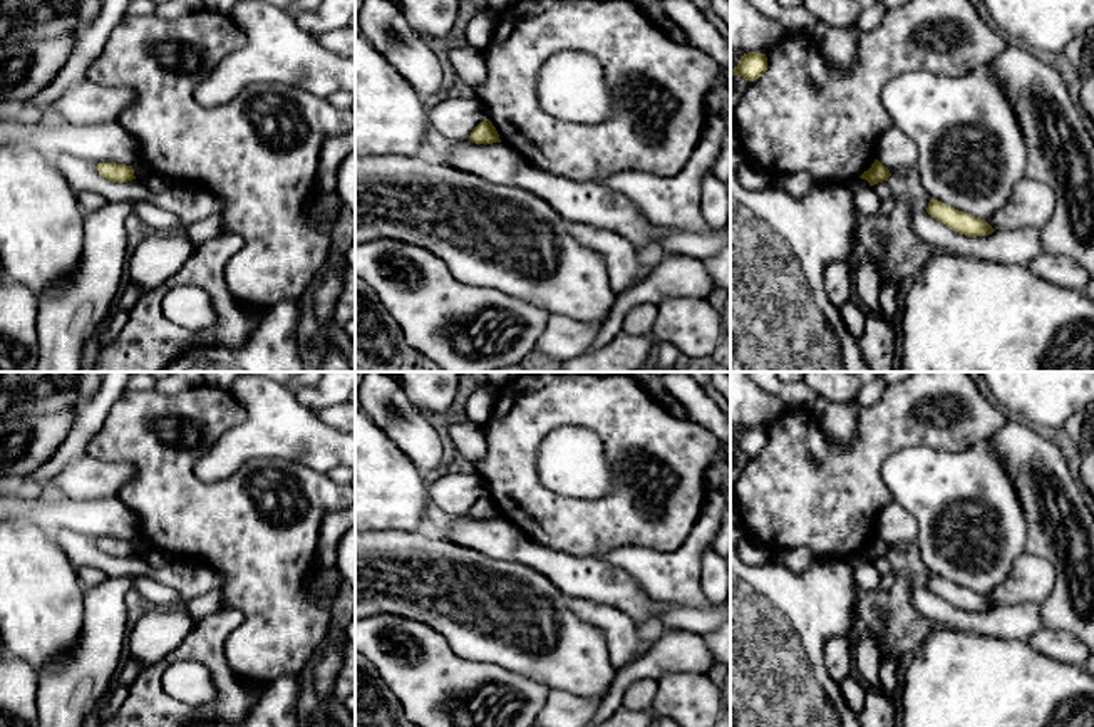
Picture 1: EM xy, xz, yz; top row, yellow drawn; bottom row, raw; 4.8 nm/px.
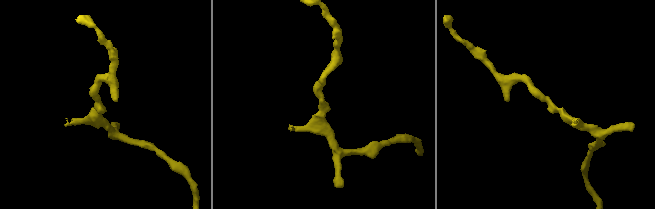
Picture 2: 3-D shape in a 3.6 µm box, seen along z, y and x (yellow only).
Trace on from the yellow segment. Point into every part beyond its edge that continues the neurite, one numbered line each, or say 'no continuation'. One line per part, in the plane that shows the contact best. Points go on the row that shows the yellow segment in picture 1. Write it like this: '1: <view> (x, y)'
no continuation

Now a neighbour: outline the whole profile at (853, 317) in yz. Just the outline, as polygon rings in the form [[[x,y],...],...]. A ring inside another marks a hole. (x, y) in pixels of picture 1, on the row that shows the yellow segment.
[[[848,300],[841,308],[843,322],[848,332],[859,340],[864,332],[864,317],[866,313],[851,300]]]

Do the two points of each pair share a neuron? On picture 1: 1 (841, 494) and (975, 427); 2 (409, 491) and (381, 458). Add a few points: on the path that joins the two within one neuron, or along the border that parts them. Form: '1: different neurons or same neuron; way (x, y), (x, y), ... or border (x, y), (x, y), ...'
1: same neuron; way (870, 459), (898, 431), (940, 431)
2: same neuron; way (401, 483), (384, 466)

